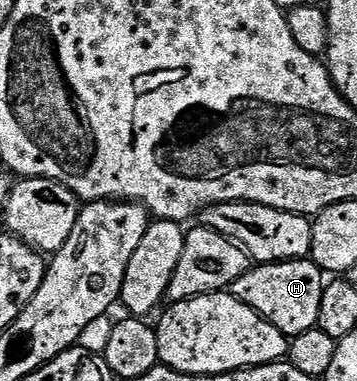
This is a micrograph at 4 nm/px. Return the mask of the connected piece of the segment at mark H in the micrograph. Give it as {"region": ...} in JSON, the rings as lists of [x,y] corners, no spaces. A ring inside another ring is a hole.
{"region":[[[310,258],[290,259],[284,263],[261,263],[252,266],[244,275],[237,277],[229,288],[230,294],[236,295],[249,309],[257,312],[269,325],[276,327],[281,334],[294,337],[306,331],[316,330],[321,313],[321,297],[325,286],[325,273],[312,263]]]}

